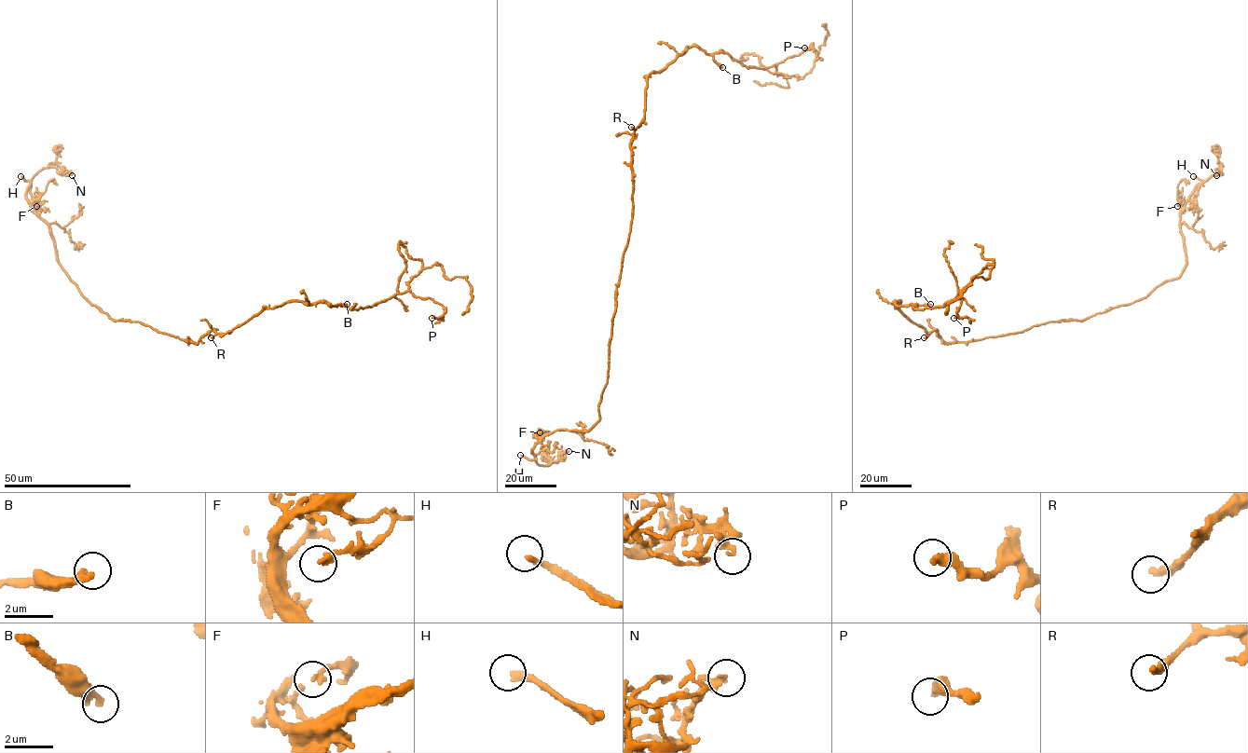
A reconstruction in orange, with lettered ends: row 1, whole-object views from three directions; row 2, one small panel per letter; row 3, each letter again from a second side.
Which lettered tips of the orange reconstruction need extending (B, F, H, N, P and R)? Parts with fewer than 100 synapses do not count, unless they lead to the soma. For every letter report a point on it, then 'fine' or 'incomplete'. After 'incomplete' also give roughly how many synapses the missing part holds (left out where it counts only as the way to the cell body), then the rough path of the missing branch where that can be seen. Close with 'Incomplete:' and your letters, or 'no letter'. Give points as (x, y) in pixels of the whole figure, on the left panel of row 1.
B: (347, 304) | fine
F: (36, 206) | fine
H: (20, 176) | incomplete
N: (72, 175) | fine
P: (432, 318) | fine
R: (211, 337) | fine
Incomplete: H

